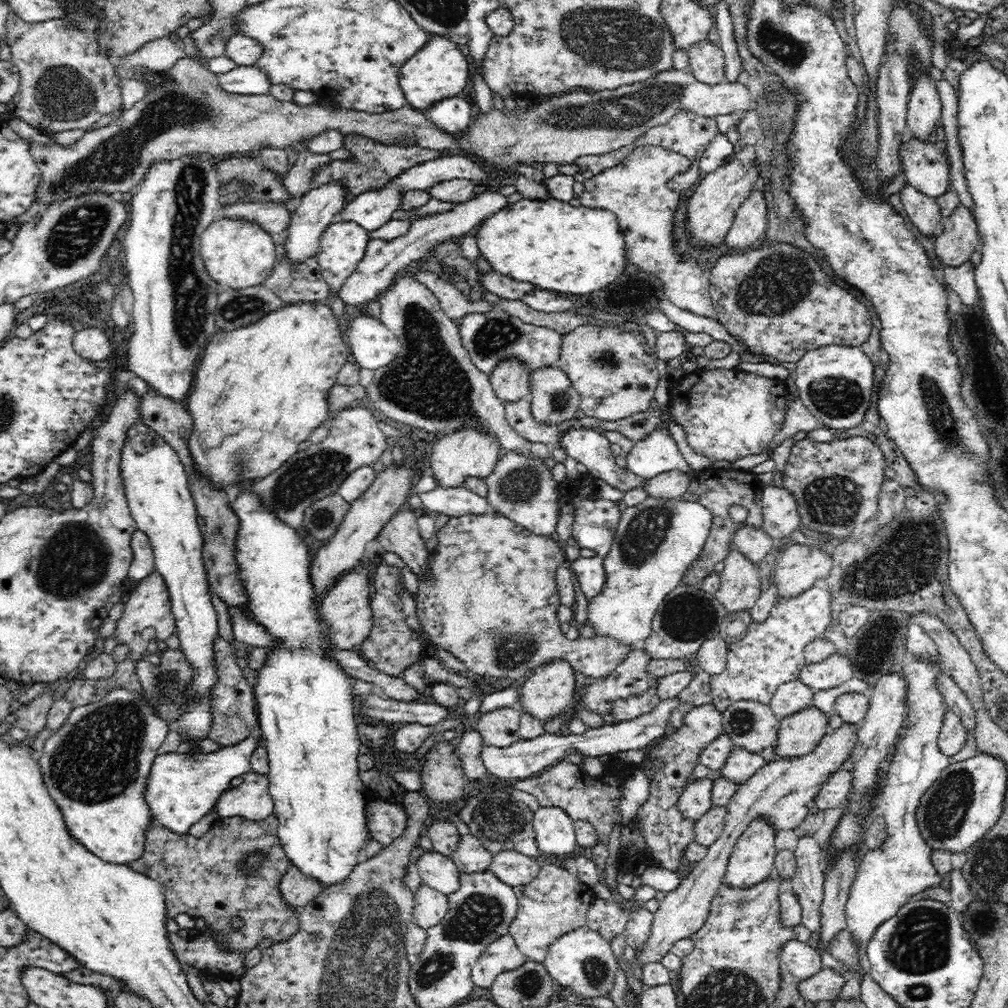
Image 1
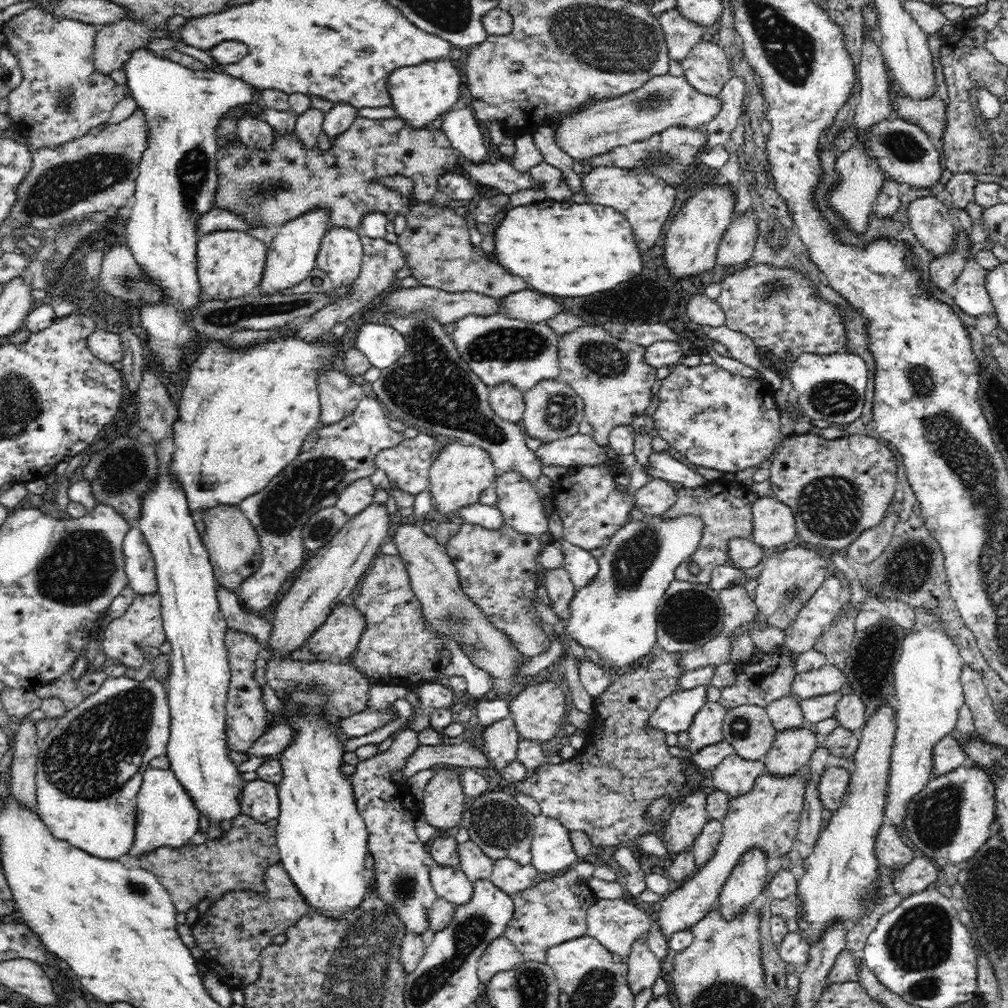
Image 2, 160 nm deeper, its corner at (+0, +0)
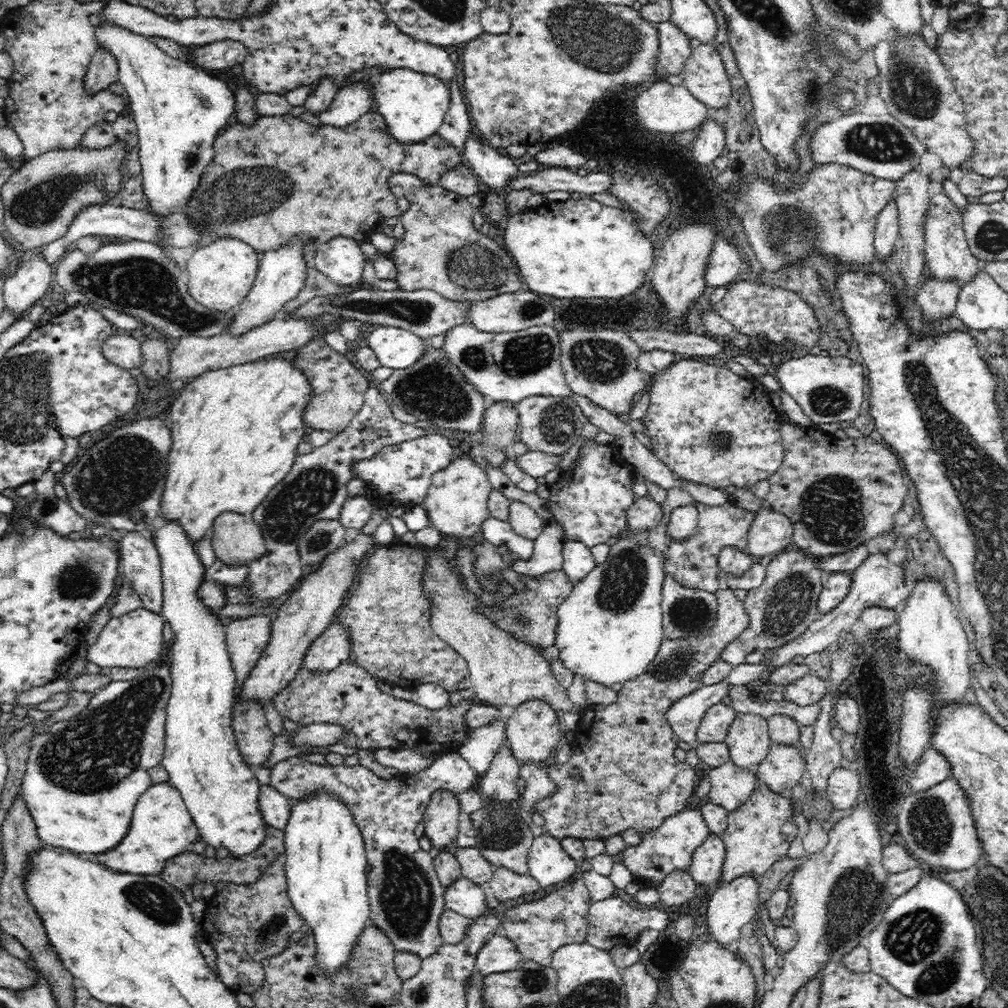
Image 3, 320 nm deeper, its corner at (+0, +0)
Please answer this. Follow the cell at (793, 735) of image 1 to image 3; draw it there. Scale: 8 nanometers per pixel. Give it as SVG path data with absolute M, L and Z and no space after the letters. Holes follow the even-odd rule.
M772 743L768 757L755 769L758 782L780 793L796 786L805 771L805 760L796 747L792 744Z

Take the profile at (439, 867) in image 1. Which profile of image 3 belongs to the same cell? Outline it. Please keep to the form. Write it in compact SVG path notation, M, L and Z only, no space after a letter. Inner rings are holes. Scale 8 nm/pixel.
M464 876L444 887L444 900L449 910L470 919L481 915L487 908L480 885Z

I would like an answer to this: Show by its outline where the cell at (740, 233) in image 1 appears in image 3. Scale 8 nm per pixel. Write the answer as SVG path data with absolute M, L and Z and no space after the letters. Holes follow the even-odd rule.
M727 234L717 237L707 264L707 286L727 288L745 273L745 263L738 249L728 243Z

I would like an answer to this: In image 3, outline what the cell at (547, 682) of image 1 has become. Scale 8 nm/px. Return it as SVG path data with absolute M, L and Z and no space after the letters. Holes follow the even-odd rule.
M536 698L516 706L505 726L505 741L519 763L534 763L551 760L552 750L563 743L564 728L558 722L558 713L546 701Z

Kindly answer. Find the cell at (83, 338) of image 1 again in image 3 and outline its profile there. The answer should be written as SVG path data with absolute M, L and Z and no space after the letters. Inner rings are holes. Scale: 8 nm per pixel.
M110 335L100 344L104 358L127 371L138 372L141 366L141 343L127 335Z

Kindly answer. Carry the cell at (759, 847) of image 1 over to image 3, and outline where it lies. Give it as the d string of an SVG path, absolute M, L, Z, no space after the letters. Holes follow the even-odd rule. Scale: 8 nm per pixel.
M742 873L713 891L706 908L706 926L716 941L733 946L740 940L740 930L754 919L759 909L758 888L758 877L754 873Z

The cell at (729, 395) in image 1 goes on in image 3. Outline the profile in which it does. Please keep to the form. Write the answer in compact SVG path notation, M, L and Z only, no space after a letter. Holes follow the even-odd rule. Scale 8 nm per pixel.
M685 358L679 362L672 363L666 370L656 374L652 378L652 383L647 389L650 393L650 404L647 413L643 416L644 434L650 438L653 453L674 473L679 479L699 481L700 484L706 484L710 488L726 490L728 487L751 488L756 482L769 480L770 476L778 468L782 458L784 458L784 447L781 437L781 411L772 403L770 392L753 378L745 379L726 367L720 367L714 364L708 364L704 361L698 361L698 358Z

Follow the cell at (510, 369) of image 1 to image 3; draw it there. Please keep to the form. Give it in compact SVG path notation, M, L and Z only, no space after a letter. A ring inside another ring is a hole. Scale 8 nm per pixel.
M487 403L483 414L485 422L484 440L481 444L482 457L492 466L499 468L510 448L518 439L519 416L515 403Z

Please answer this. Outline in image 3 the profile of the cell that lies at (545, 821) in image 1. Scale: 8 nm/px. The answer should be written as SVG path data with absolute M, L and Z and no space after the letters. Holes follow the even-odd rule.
M550 833L534 837L528 853L529 874L538 882L541 888L548 888L552 884L560 884L560 880L568 880L577 872L579 862L574 860L567 852L564 852L561 839Z

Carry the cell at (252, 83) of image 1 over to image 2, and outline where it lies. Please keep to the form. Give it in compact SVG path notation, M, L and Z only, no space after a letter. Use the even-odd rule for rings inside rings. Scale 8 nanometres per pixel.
M147 47L134 52L125 62L127 86L138 107L146 109L148 125L150 125L149 147L140 160L139 174L136 180L134 198L136 204L132 207L130 218L126 224L126 236L130 254L136 259L144 279L150 287L156 287L159 299L142 301L140 320L148 332L148 348L158 360L164 372L178 372L184 356L184 348L188 342L196 340L196 329L190 321L192 312L202 303L203 286L200 285L198 274L198 221L216 208L215 192L219 187L217 173L218 136L216 134L217 120L232 109L236 104L252 102L253 86L247 81L232 78L220 70L192 70L172 62L166 57L160 57Z

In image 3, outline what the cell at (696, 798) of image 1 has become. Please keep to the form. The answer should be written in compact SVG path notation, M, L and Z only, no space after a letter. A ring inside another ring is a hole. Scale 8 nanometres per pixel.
M684 809L669 816L659 827L642 833L637 846L626 846L620 852L621 862L635 878L645 878L652 884L661 884L672 870L689 870L694 850L704 842L710 829L700 809Z

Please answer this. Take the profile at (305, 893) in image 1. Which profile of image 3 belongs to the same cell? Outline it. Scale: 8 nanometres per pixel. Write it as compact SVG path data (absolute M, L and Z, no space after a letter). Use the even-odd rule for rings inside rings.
M285 853L279 854L255 883L227 883L217 889L199 922L201 938L210 942L216 951L218 975L230 990L251 995L265 980L262 960L284 952L290 936L305 926L288 896L285 875Z

